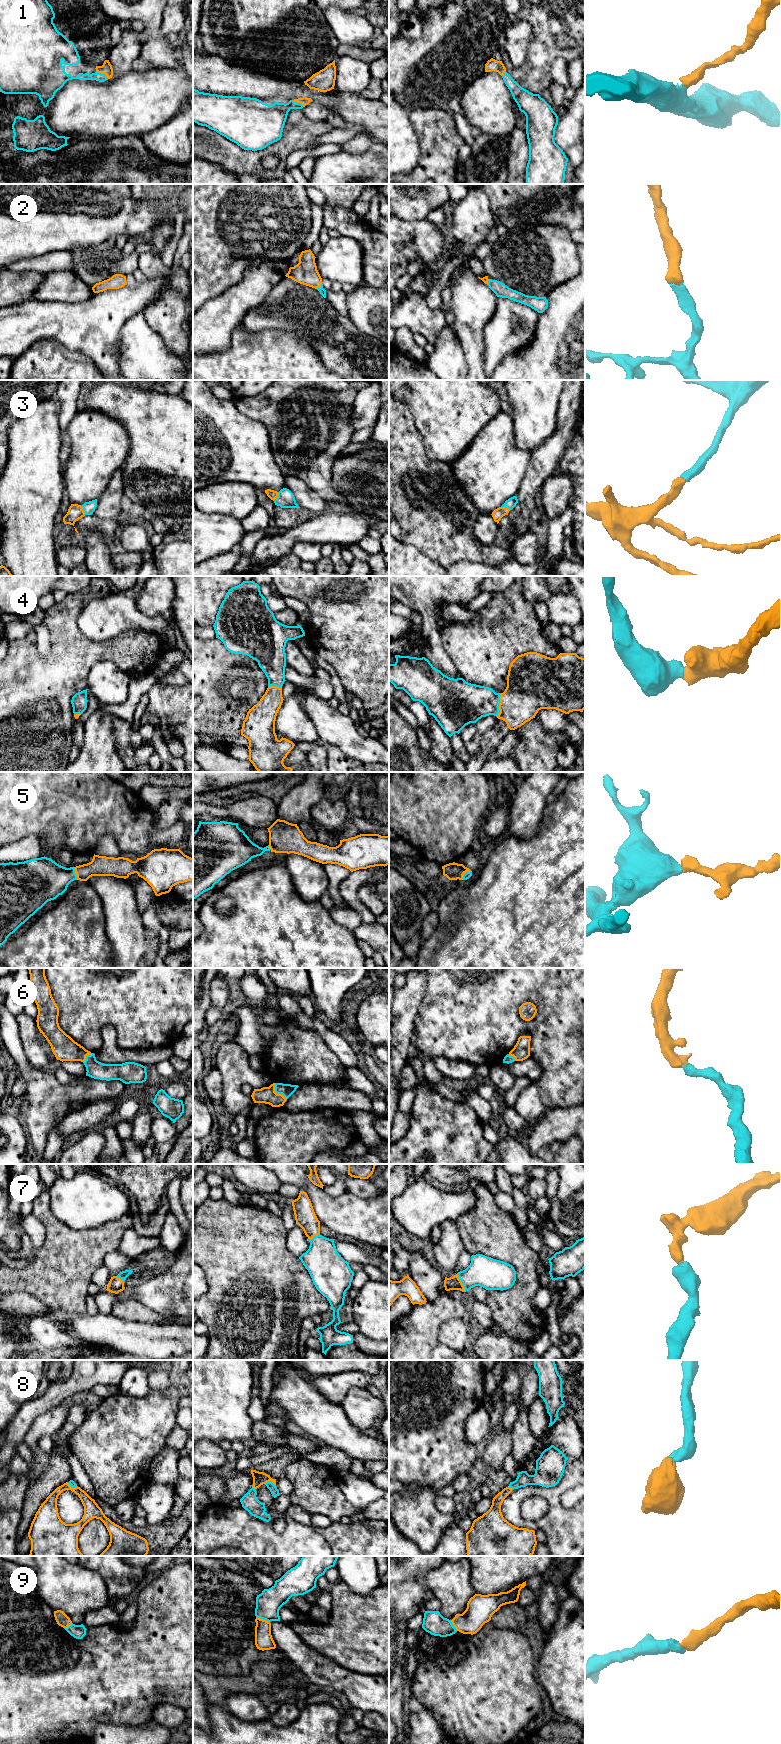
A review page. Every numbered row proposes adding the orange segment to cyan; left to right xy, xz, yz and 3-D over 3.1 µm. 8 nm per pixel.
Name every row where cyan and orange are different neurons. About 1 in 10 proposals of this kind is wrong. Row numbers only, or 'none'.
none

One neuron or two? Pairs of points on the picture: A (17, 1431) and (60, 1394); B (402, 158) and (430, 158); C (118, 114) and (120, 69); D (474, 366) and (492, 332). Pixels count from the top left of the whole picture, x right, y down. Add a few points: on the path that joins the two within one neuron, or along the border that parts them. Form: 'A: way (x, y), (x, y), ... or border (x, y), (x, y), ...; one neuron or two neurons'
A: way (25, 1419), (39, 1405), (48, 1401); one neuron
B: border (417, 135), (419, 159), (409, 173); two neurons
C: border (131, 70), (112, 78); two neurons
D: border (485, 326), (483, 330), (484, 369); two neurons

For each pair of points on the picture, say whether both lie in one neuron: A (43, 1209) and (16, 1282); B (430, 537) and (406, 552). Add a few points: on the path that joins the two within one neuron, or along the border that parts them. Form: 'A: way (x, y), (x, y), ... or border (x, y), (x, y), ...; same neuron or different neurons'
A: way (52, 1228), (52, 1251), (35, 1268); same neuron
B: border (399, 540), (413, 544), (433, 560); different neurons

